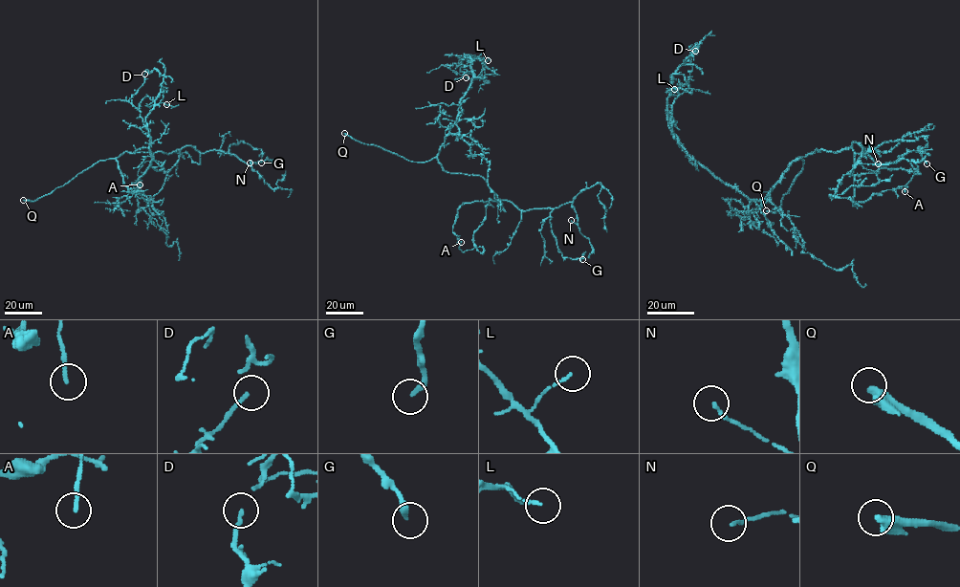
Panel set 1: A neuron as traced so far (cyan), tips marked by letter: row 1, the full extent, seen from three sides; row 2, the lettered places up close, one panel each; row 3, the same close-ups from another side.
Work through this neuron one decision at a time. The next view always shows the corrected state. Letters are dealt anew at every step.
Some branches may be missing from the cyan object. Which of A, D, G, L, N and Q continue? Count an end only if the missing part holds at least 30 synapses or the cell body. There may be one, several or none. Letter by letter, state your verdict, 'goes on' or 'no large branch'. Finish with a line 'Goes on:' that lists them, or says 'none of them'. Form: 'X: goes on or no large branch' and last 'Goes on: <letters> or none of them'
A: no large branch
D: no large branch
G: no large branch
L: no large branch
N: no large branch
Q: goes on
Goes on: Q

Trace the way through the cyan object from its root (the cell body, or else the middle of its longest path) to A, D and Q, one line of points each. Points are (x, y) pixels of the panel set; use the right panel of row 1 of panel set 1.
A: (810, 153), (851, 147), (853, 174), (882, 168), (919, 174), (911, 163), (914, 161), (917, 168), (905, 191)
D: (810, 153), (795, 160), (758, 200), (694, 160), (671, 120), (695, 51)
Q: (810, 153), (796, 159), (803, 161), (802, 168), (779, 206), (774, 212), (766, 210)

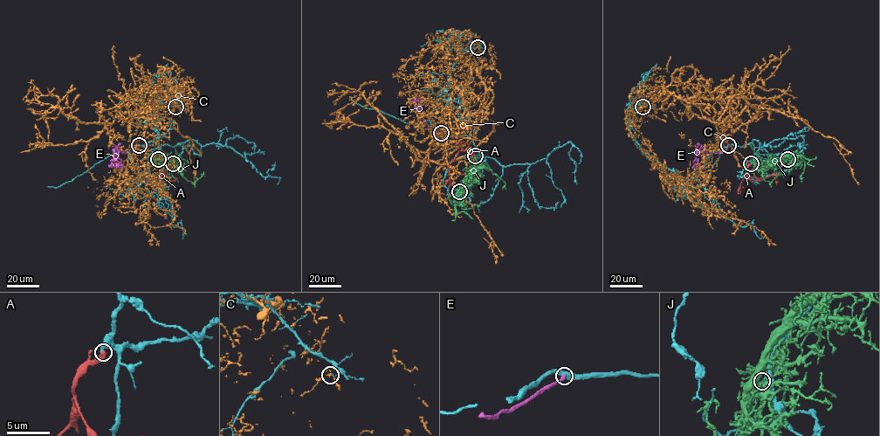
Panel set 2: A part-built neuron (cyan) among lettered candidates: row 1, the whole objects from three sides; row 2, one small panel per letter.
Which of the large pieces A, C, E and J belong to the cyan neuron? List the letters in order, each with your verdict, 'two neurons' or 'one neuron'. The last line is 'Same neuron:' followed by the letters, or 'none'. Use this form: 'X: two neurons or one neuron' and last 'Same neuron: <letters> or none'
A: two neurons
C: two neurons
E: two neurons
J: two neurons
Same neuron: none

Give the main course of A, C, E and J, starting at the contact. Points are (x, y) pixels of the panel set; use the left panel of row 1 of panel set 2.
A: (173, 162), (157, 178), (147, 177), (147, 169)
C: (176, 107), (178, 77), (141, 78), (131, 166), (161, 188), (137, 177), (168, 130), (127, 121)
E: (139, 145), (127, 153), (119, 150), (119, 156), (113, 161), (113, 165), (108, 166)
J: (158, 158), (175, 167), (194, 183), (202, 175), (204, 176)

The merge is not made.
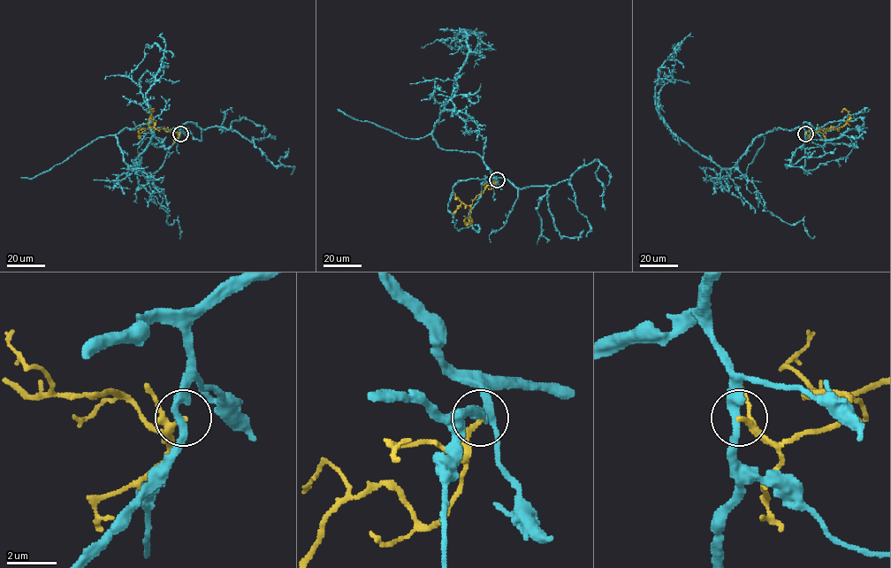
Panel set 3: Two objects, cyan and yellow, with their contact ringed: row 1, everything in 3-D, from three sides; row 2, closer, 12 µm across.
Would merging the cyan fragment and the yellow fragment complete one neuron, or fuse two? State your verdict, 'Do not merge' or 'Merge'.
Do not merge

